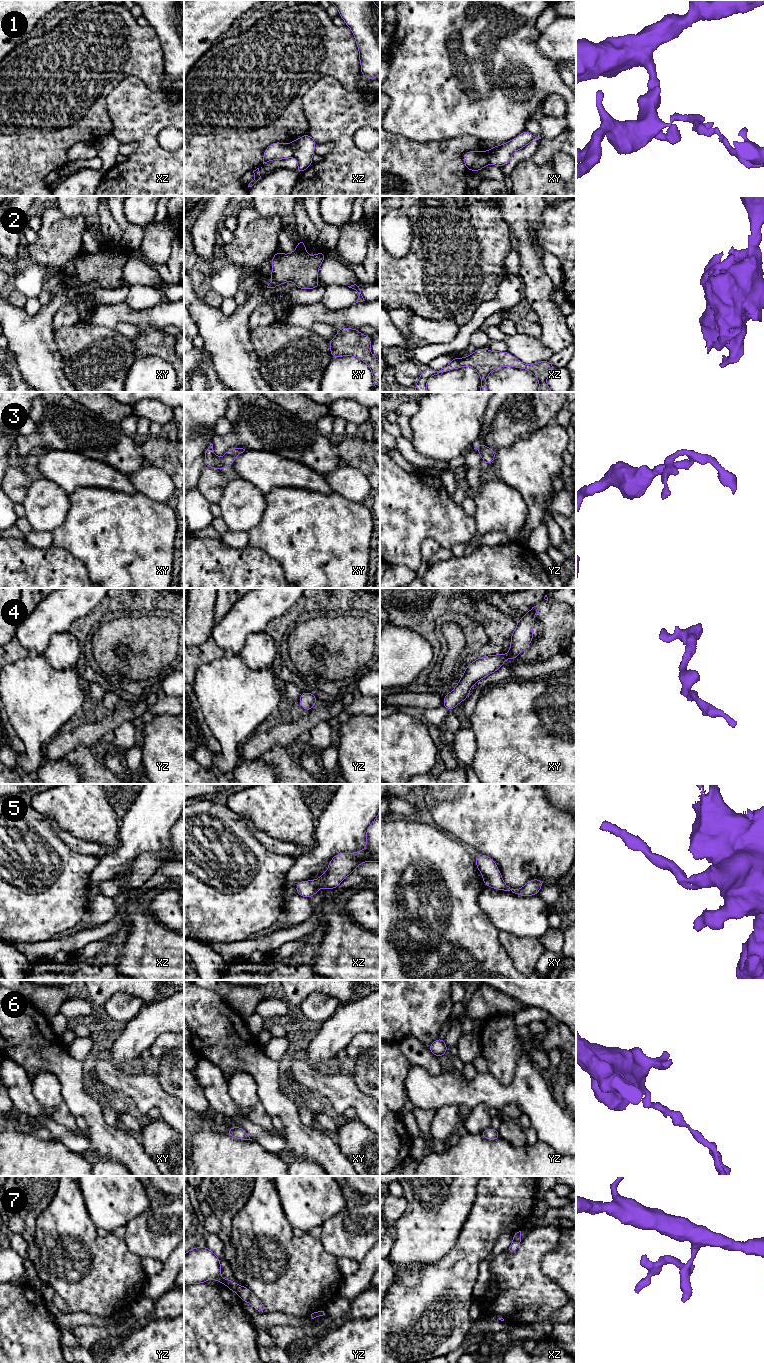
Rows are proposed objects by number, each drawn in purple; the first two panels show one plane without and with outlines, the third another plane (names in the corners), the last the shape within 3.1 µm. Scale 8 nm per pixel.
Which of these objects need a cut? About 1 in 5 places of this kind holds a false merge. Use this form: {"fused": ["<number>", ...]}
{"fused": ["1"]}

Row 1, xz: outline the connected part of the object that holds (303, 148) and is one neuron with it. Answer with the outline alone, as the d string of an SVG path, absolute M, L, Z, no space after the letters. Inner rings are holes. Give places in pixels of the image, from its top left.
M305 134L290 143L293 157L298 161L296 171L299 174L312 165L312 156L315 154L314 148L316 144L317 142L309 134Z

